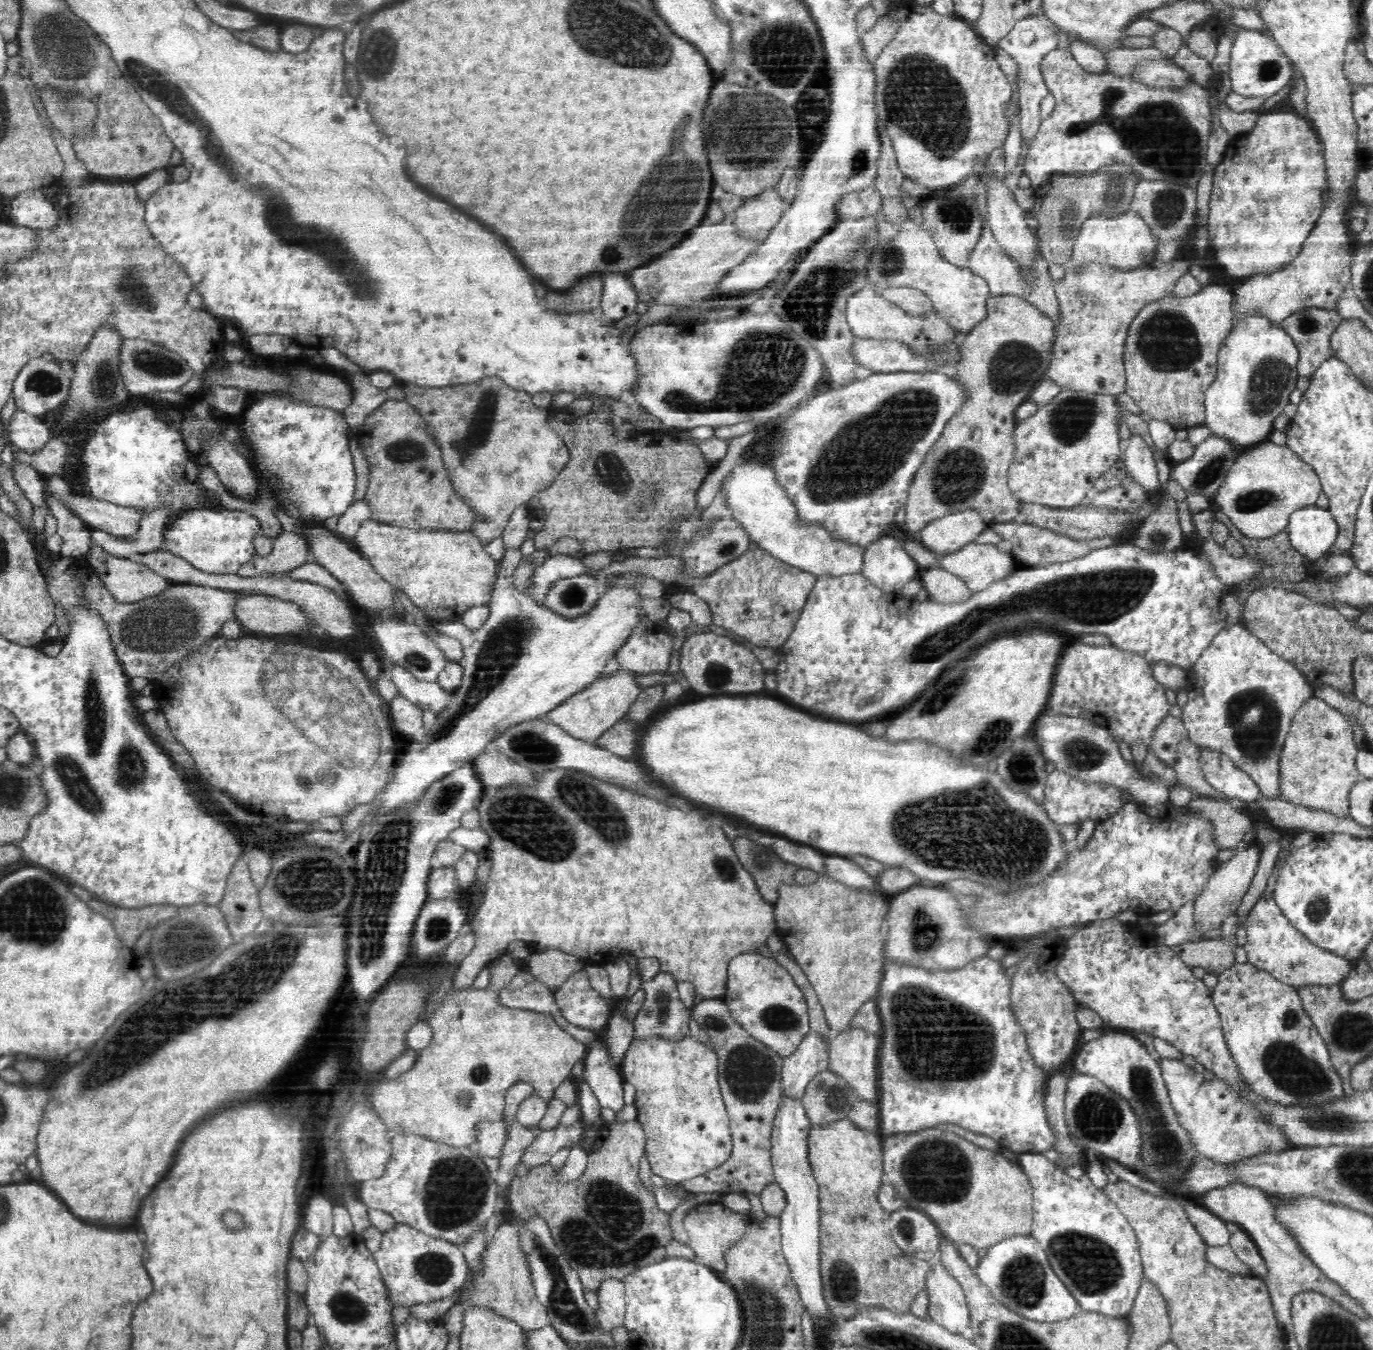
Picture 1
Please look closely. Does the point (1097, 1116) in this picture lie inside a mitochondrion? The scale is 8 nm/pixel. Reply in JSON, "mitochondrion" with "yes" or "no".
{"mitochondrion":"yes"}

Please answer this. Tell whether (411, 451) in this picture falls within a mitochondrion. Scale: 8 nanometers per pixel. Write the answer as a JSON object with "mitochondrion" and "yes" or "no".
{"mitochondrion":"yes"}

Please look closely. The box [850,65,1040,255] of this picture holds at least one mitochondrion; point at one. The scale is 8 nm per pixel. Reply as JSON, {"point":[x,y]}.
{"point":[955,211]}

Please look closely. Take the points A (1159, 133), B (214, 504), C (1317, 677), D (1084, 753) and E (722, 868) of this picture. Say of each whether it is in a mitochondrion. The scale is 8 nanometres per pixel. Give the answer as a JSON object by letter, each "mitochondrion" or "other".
{"A":"mitochondrion","B":"other","C":"other","D":"mitochondrion","E":"mitochondrion"}

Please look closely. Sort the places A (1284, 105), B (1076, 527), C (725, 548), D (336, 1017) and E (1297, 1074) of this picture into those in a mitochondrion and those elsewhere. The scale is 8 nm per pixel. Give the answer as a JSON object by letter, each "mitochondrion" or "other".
{"A":"other","B":"mitochondrion","C":"mitochondrion","D":"other","E":"mitochondrion"}

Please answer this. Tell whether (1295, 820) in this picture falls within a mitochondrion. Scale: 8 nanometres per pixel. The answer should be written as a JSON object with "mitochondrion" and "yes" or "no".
{"mitochondrion":"no"}

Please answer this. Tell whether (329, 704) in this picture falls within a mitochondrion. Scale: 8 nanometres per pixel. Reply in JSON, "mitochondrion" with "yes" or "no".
{"mitochondrion":"yes"}

